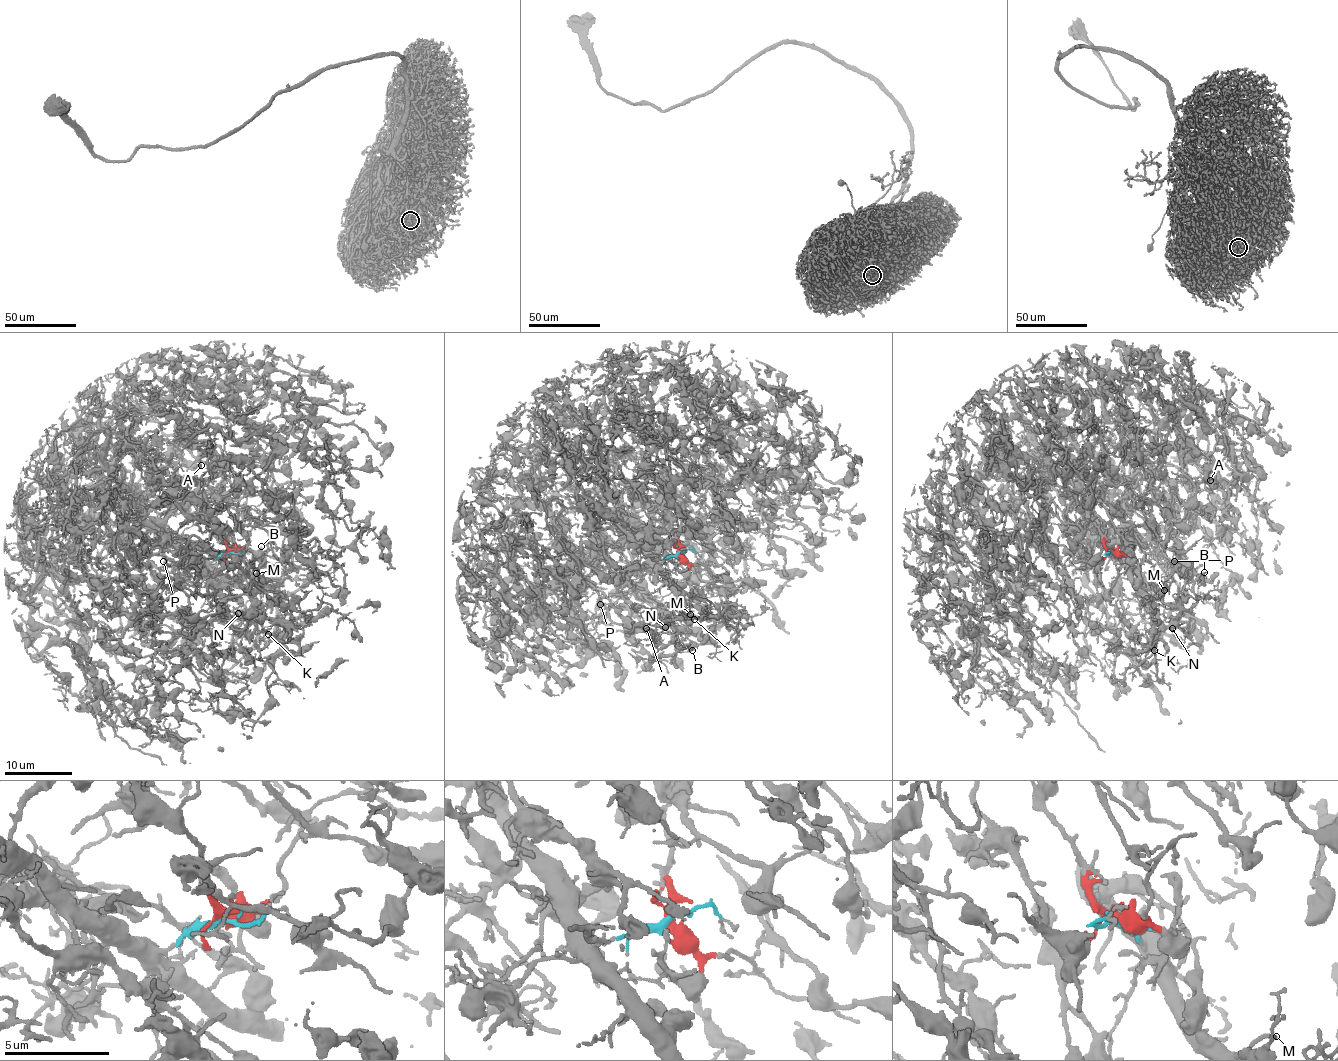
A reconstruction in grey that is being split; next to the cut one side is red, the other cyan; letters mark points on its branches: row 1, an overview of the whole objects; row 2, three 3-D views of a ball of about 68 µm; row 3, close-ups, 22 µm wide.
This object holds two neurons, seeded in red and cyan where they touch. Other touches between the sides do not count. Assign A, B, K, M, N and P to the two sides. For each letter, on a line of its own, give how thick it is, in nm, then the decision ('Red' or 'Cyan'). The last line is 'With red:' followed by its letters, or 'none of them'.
A: Thickness 460 nm. Red
B: Thickness 170 nm. Cyan
K: Thickness 100 nm. Cyan
M: Thickness 160 nm. Cyan
N: Thickness 100 nm. Cyan
P: Thickness 110 nm. Red
With red: A, P

